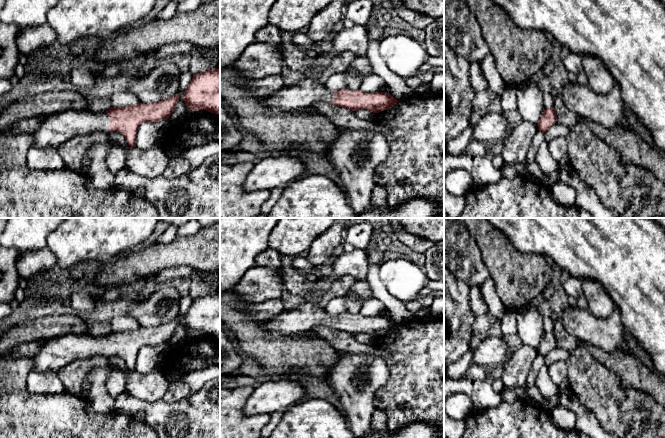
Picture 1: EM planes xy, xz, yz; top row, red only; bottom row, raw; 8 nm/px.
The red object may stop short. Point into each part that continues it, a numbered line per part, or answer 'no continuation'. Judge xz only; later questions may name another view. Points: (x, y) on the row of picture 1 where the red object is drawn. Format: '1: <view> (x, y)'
1: xz (310, 90)

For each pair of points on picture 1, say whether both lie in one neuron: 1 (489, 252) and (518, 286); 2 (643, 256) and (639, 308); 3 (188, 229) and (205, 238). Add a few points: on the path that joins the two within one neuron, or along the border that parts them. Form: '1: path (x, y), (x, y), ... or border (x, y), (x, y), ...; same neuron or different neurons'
1: path (497, 260), (515, 278); same neuron
2: path (641, 269), (641, 275), (633, 283), (639, 295); same neuron
3: border (200, 228), (192, 234), (177, 237); different neurons

